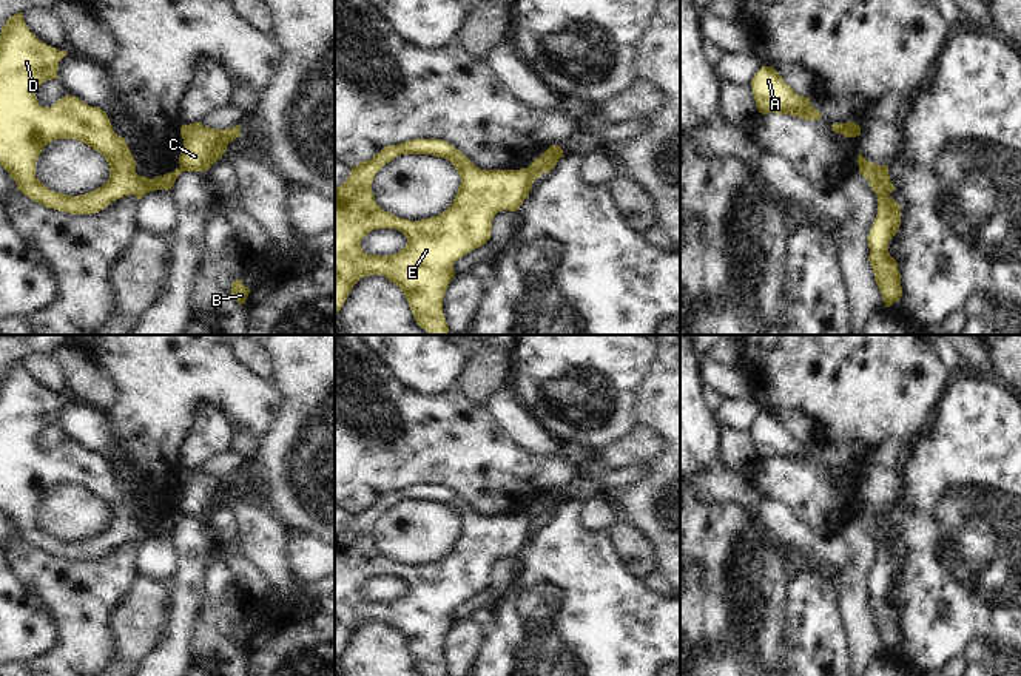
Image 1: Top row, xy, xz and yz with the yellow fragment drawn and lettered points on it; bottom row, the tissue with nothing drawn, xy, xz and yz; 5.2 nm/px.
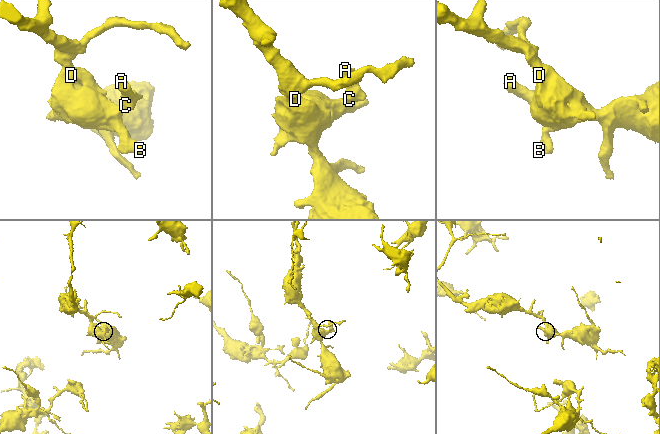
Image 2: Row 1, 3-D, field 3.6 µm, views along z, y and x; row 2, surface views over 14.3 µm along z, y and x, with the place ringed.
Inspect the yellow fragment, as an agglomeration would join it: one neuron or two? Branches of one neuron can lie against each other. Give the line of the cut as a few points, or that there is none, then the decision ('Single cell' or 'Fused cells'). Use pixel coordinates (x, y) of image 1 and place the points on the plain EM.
Split along xz (526, 514), (534, 525). Fused cells

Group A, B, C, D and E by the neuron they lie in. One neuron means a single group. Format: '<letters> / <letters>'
A C / B D E

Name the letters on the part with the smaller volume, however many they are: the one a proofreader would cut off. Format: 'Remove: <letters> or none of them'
Remove: A, C

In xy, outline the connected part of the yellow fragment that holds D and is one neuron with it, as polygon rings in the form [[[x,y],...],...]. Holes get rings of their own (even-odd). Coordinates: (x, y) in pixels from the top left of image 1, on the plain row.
[[[17,358],[8,364],[0,378],[0,511],[9,519],[9,522],[15,526],[17,536],[26,540],[29,545],[45,551],[46,554],[54,554],[59,557],[66,557],[71,560],[93,560],[111,548],[134,540],[137,545],[142,545],[147,539],[156,536],[171,536],[177,522],[182,519],[180,514],[176,514],[173,519],[167,519],[163,522],[157,522],[154,525],[148,525],[145,522],[139,522],[136,519],[136,506],[125,488],[123,483],[117,482],[111,472],[111,468],[106,458],[97,452],[89,452],[82,448],[79,443],[66,440],[59,444],[51,454],[42,452],[37,448],[35,437],[45,426],[59,424],[57,415],[59,407],[66,401],[68,397],[56,395],[43,387],[40,387],[28,373],[23,366],[23,358]],[[57,485],[76,485],[93,495],[99,497],[106,509],[110,511],[110,525],[106,529],[85,540],[69,542],[63,539],[56,539],[45,532],[35,523],[35,509],[42,499],[42,495]]]

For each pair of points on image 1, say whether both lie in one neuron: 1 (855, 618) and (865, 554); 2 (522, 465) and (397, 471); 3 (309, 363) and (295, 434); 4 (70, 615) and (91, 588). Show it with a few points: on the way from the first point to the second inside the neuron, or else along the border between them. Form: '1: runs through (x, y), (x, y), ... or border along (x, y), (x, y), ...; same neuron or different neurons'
1: runs through (855, 602), (855, 574), (858, 570); same neuron
2: runs through (491, 465), (427, 463); same neuron
3: runs through (309, 380), (309, 417); same neuron
4: runs through (76, 608), (85, 594); same neuron

